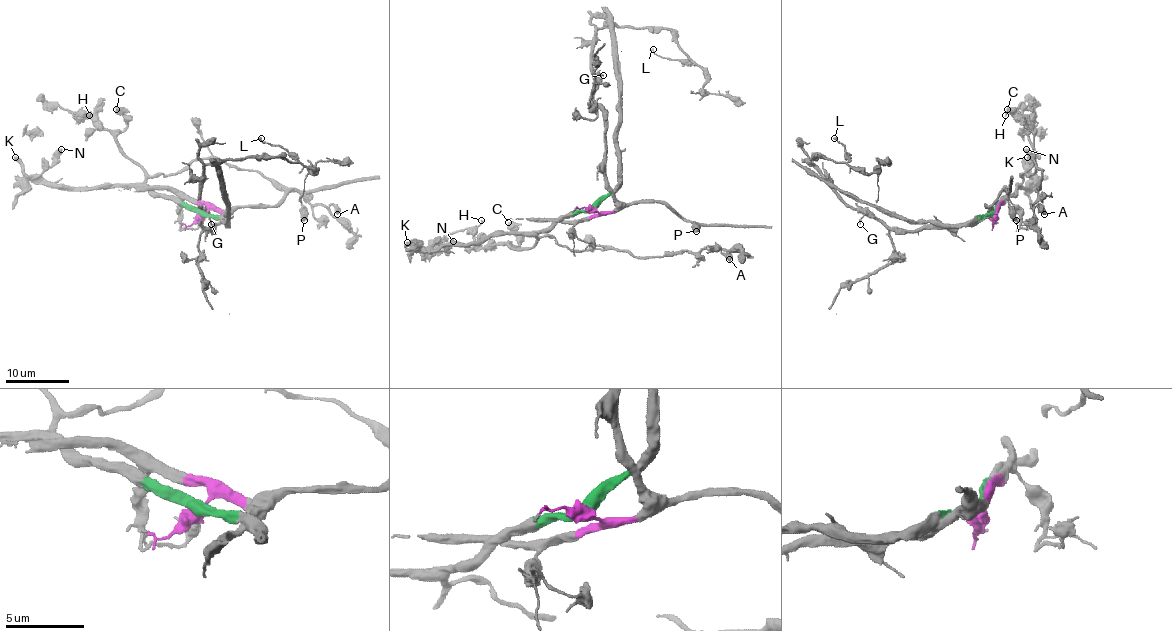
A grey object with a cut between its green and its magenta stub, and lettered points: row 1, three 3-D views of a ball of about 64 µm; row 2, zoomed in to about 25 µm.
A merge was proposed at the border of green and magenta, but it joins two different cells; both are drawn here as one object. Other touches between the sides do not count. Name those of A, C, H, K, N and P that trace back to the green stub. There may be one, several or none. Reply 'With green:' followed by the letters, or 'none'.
With green: A, C, H, K, N

